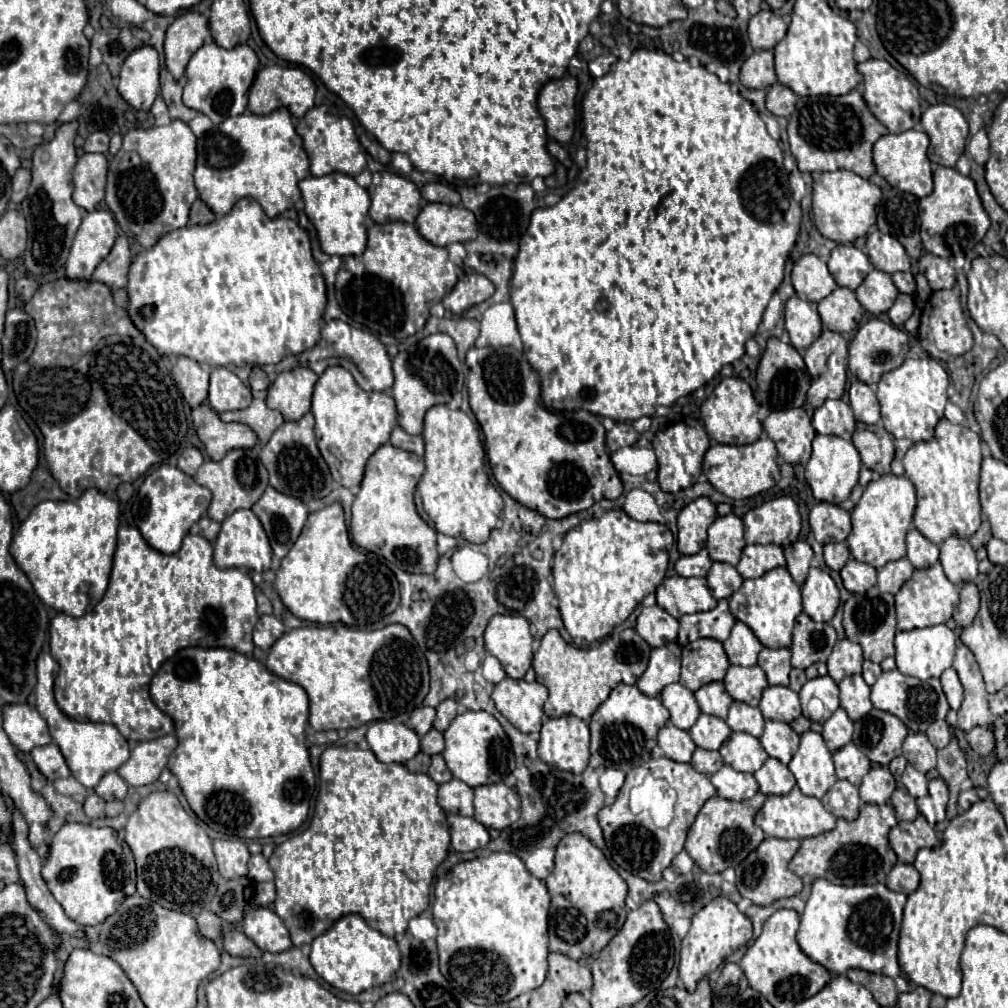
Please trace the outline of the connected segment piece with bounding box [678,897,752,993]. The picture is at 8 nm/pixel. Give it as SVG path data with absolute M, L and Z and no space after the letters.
M716 897L712 899L700 913L692 917L692 927L688 935L682 939L680 947L680 963L678 963L678 973L680 979L684 981L686 991L694 991L696 983L718 969L728 955L732 955L736 949L744 947L752 939L752 923L750 919L738 911L738 907L726 899L726 897Z

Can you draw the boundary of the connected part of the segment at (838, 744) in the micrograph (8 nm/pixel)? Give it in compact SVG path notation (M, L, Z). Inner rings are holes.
M838 707L832 713L832 717L824 723L822 737L824 737L826 747L832 753L842 749L844 745L848 745L852 741L852 721L848 719L848 715L846 715L846 711L842 707Z

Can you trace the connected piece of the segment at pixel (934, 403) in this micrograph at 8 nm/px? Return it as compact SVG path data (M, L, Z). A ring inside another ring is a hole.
M906 359L898 369L884 373L878 381L876 397L882 407L882 421L890 435L896 439L912 439L912 441L928 441L934 437L936 423L944 417L944 405L948 401L946 389L950 385L950 377L946 369L934 359Z

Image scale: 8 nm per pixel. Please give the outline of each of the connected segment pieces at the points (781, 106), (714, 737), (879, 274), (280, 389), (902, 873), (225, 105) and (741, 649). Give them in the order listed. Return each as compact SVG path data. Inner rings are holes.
M774 83L766 93L766 109L772 115L790 117L796 109L796 101L798 101L798 95L782 83Z
M700 715L694 727L690 729L692 741L702 749L720 749L720 745L730 737L732 729L724 719L714 715Z
M872 269L872 273L868 273L868 277L856 289L856 297L868 313L880 315L892 307L894 299L898 297L898 289L888 273Z
M296 367L292 371L282 371L276 381L268 387L266 405L284 415L286 421L298 421L310 411L312 391L318 375L308 367Z
M896 863L894 869L892 869L892 871L888 873L888 877L886 877L886 885L888 885L888 889L892 889L892 891L910 895L912 891L918 889L918 885L920 885L920 875L918 875L918 871L914 869L914 865Z
M216 43L202 45L190 59L186 67L186 83L184 83L184 105L192 107L206 117L214 125L228 117L236 117L246 111L248 105L248 89L258 71L258 57L248 45L236 45L234 49L222 49Z
M736 623L730 637L724 641L724 651L732 665L752 667L756 665L758 653L762 651L762 643L756 639L752 629L744 623Z

